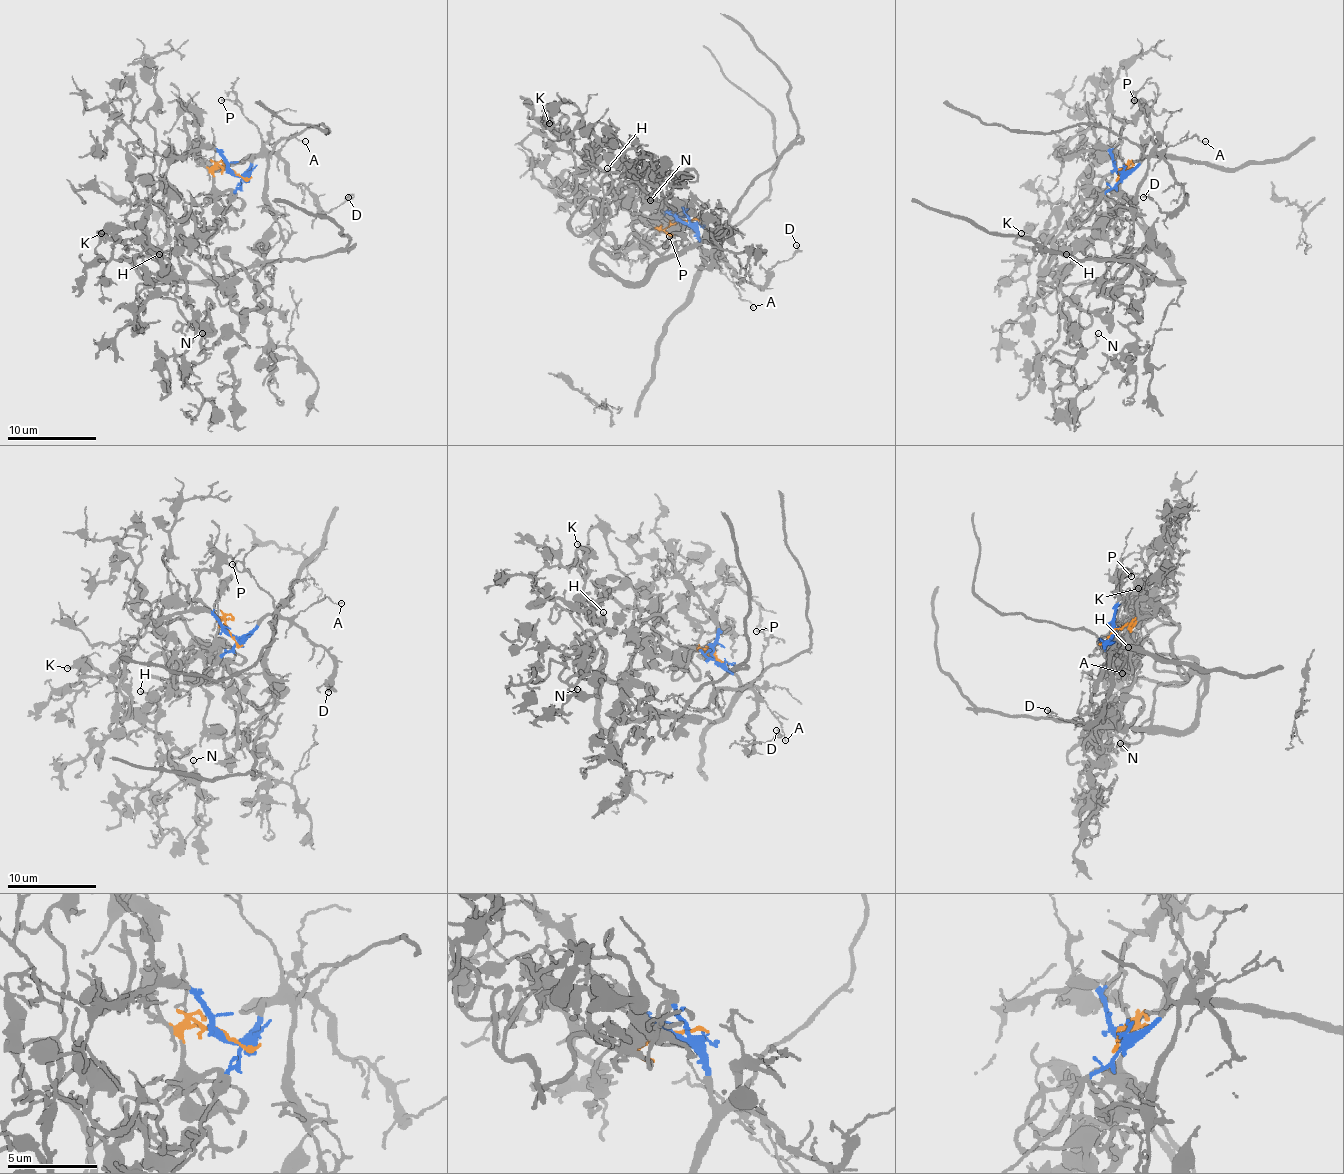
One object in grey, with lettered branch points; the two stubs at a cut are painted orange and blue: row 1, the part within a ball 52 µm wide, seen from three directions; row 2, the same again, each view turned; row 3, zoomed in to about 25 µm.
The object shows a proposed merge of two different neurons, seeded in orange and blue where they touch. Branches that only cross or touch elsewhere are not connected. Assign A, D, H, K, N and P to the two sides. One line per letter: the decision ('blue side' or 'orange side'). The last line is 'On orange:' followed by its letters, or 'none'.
A: blue side
D: blue side
H: orange side
K: orange side
N: orange side
P: blue side
On orange: H, K, N

